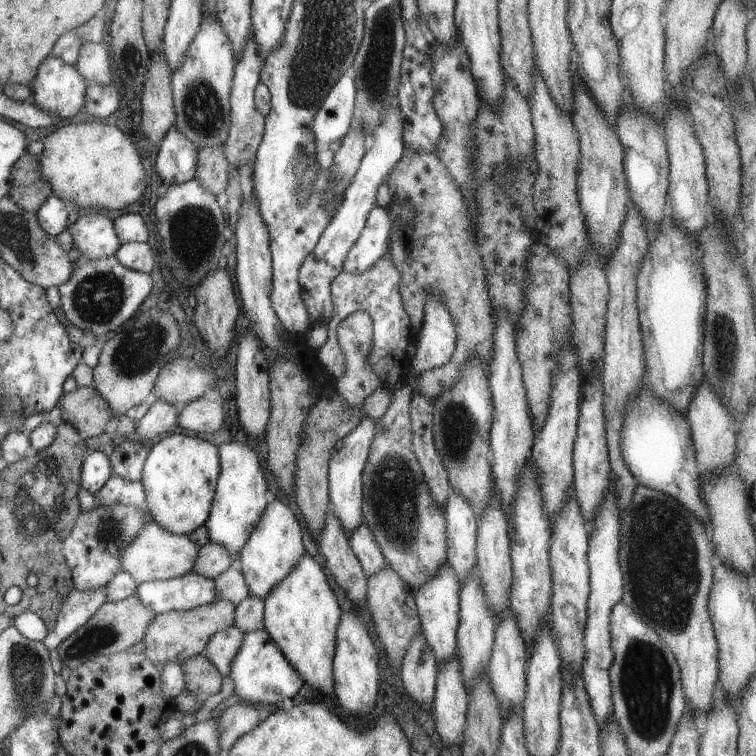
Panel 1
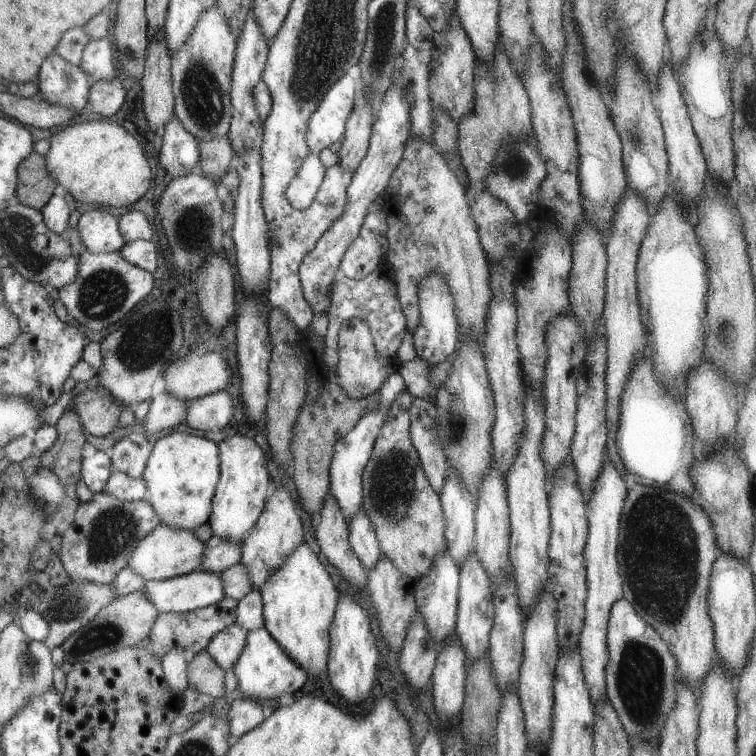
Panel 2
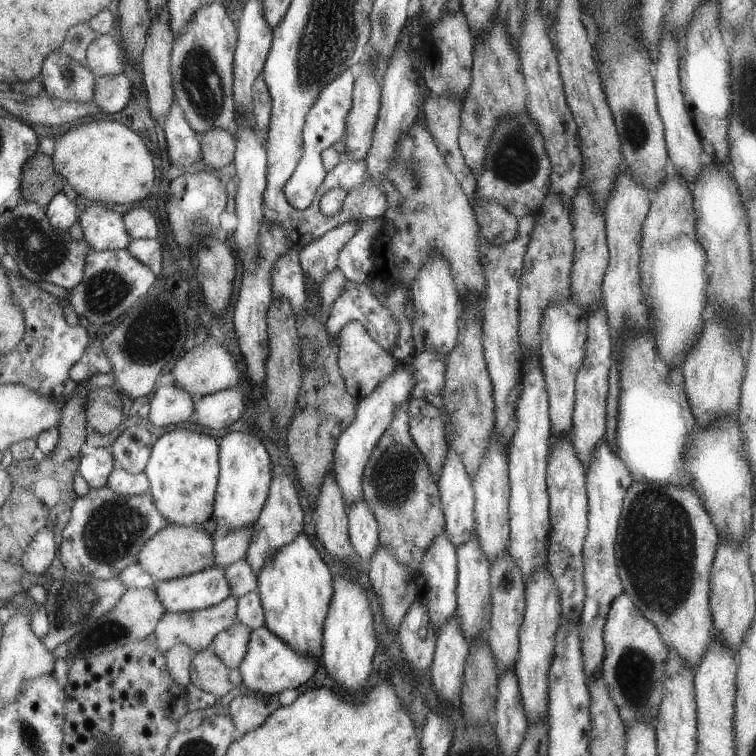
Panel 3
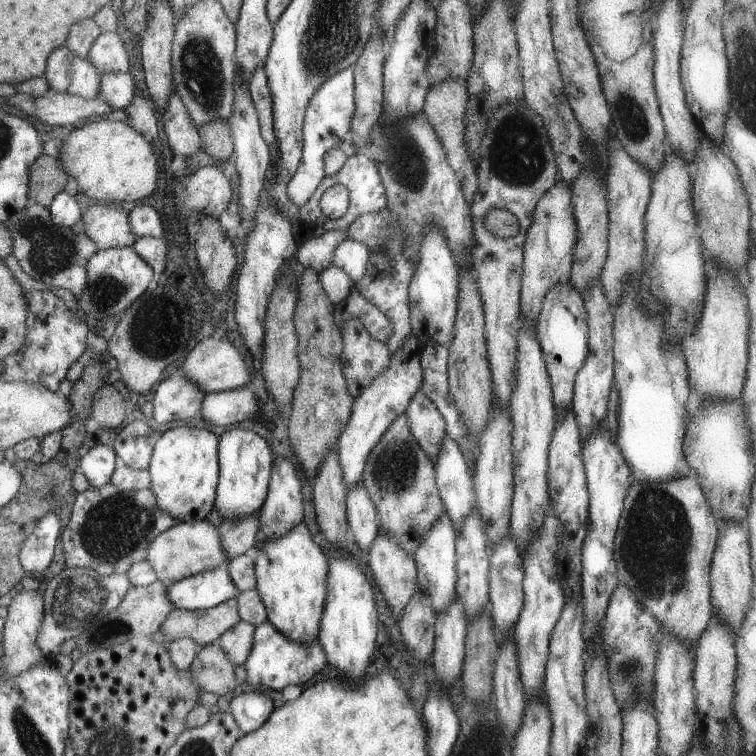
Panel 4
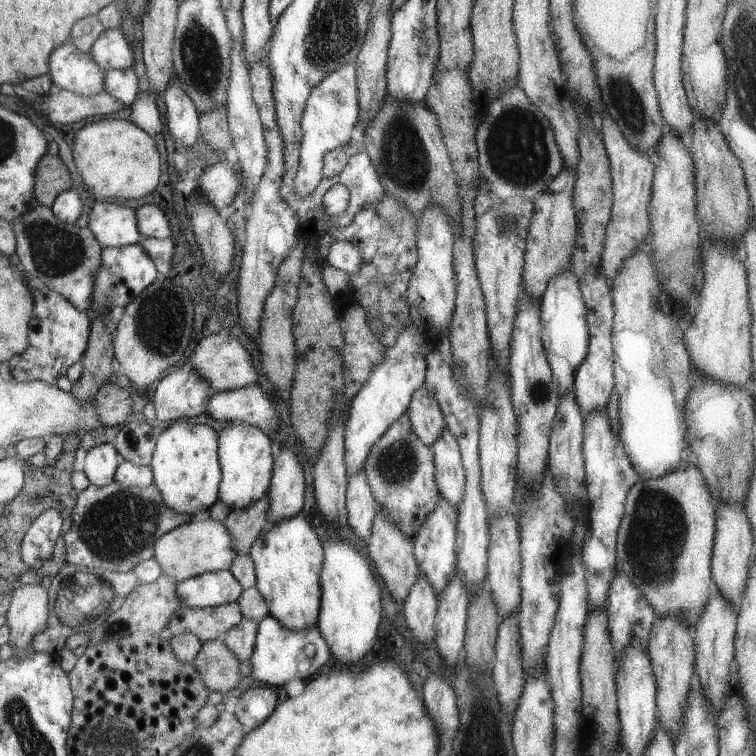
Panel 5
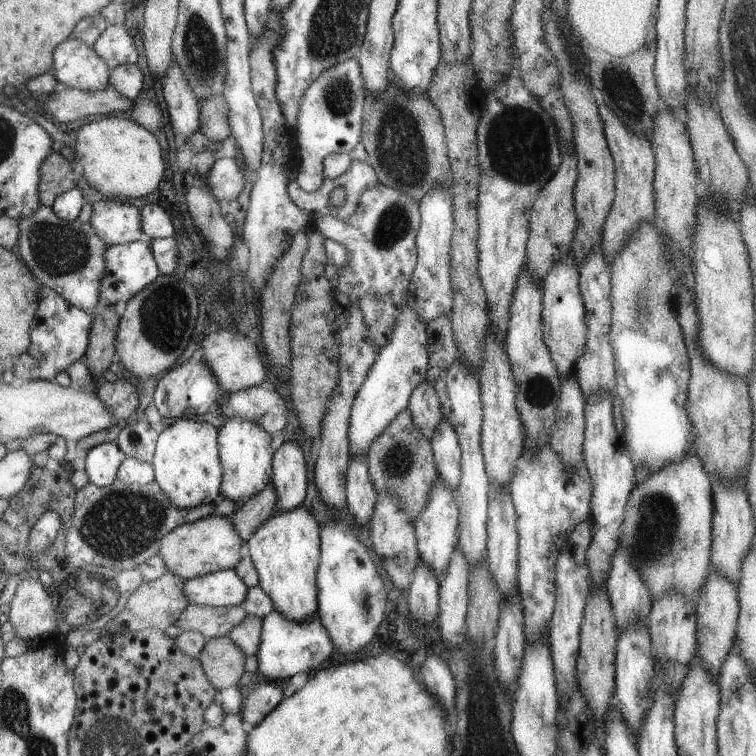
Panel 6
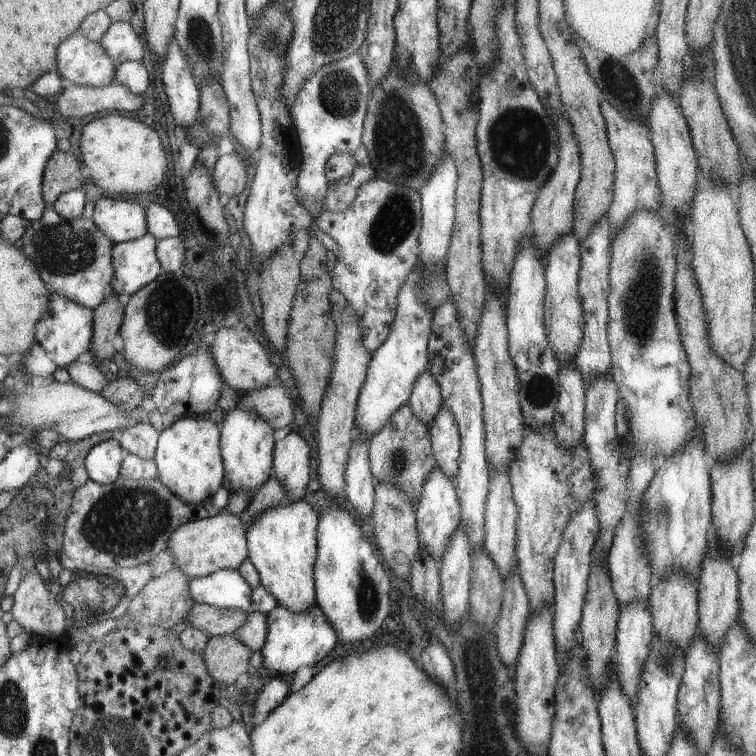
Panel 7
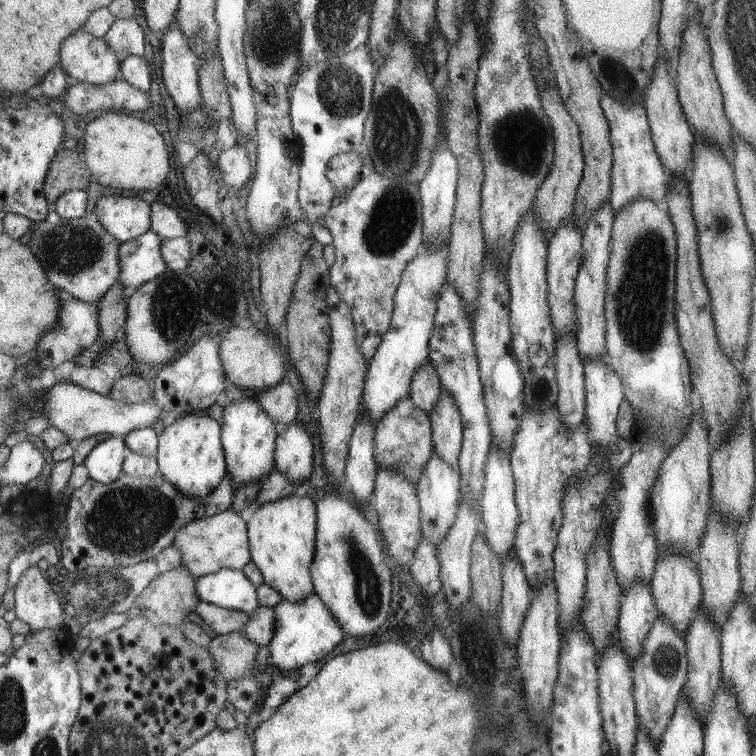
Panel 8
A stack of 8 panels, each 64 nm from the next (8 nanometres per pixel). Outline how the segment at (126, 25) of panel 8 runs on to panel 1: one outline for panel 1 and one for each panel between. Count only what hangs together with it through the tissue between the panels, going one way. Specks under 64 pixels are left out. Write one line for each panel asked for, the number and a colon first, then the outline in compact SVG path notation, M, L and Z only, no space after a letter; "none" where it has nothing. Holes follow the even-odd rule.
1: M107 42L101 44L83 44L79 50L79 56L75 60L77 72L93 86L109 86L115 82L113 68L111 68L111 52L107 48Z
2: M111 36L101 40L89 40L83 48L79 68L83 68L83 72L91 76L91 82L113 80L115 76L119 76L117 50Z
3: M113 34L97 36L87 46L85 66L93 72L95 78L123 74L123 70L125 70L125 48L121 46L119 38L115 38Z
4: M115 32L99 34L87 52L87 60L99 70L99 74L129 70L127 48L125 48L121 36Z
5: M107 28L91 46L89 54L105 72L133 68L133 50L121 28Z
6: M111 24L93 44L93 50L107 62L107 66L119 68L119 66L135 66L139 60L135 40L125 32L123 26Z
7: M117 22L107 28L99 44L103 50L111 56L113 64L119 66L123 62L141 62L143 60L143 46L141 46L141 36L131 30L131 24L127 22Z

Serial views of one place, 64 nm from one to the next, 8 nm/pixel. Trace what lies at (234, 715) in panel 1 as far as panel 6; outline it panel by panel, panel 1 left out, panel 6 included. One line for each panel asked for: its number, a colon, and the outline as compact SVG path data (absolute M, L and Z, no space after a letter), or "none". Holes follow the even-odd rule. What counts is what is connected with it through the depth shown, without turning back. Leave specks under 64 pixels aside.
2: M251 698L233 700L231 710L225 716L229 720L229 742L231 744L237 742L241 736L245 736L253 728L257 728L263 720L261 712L263 712L261 706L255 704Z
3: M257 694L233 698L227 710L227 716L231 716L235 722L235 738L241 738L243 734L265 724L267 714L267 706L263 700L257 698Z
4: M261 692L239 694L229 704L231 716L235 718L235 722L239 722L243 736L255 732L257 728L263 728L263 724L267 724L267 718L271 716L271 708L273 708L271 698Z
5: M251 688L245 694L239 696L237 704L235 704L235 718L239 718L239 722L247 728L259 728L259 724L263 724L263 720L267 720L267 716L271 716L273 708L279 704L277 700L279 690L275 688Z
6: M265 682L249 690L247 698L243 700L243 708L241 708L243 720L247 720L251 728L261 724L267 718L267 714L271 714L277 708L277 704L283 700L285 696L283 690L285 686L279 682L273 682L273 684Z

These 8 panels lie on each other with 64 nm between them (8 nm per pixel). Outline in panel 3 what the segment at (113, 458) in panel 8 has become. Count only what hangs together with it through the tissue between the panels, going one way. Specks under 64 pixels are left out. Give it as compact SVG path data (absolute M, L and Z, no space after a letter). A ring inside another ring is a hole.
M97 448L89 456L83 456L79 462L79 476L89 484L89 488L107 486L109 474L115 470L115 462L109 448Z

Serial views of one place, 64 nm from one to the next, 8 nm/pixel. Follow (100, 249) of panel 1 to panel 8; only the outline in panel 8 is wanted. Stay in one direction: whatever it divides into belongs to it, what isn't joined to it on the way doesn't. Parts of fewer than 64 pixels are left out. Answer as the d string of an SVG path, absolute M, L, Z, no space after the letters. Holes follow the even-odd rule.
M101 196L95 216L121 244L151 230L151 204L133 196Z

